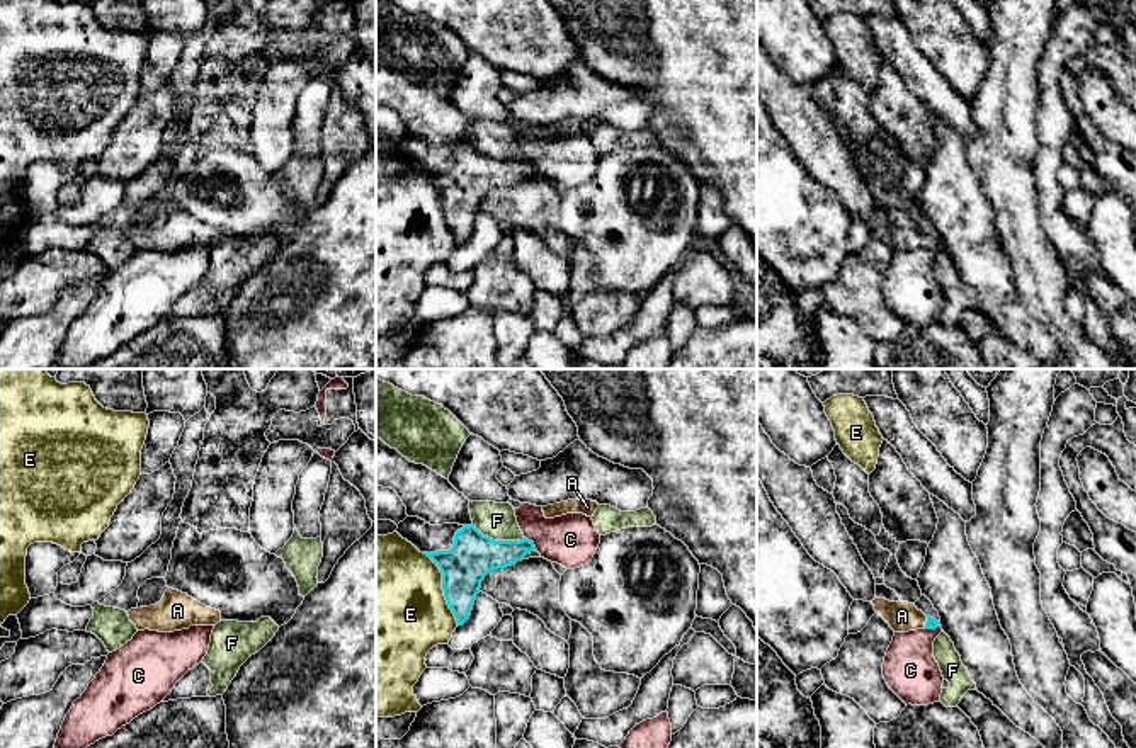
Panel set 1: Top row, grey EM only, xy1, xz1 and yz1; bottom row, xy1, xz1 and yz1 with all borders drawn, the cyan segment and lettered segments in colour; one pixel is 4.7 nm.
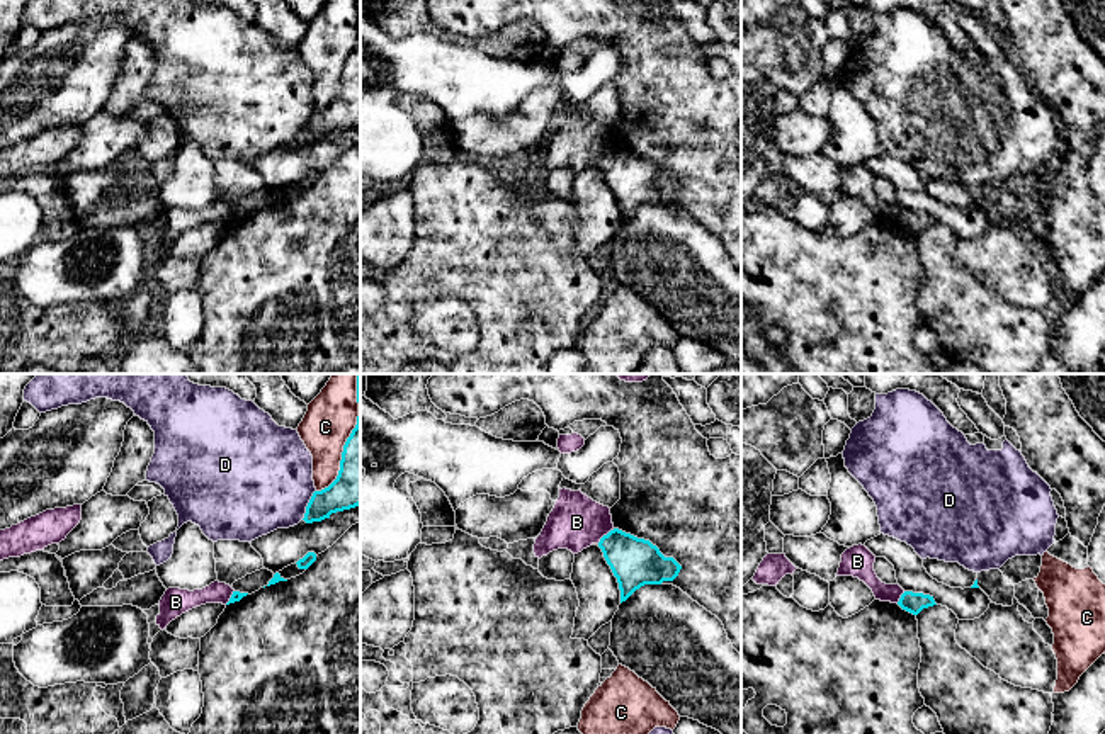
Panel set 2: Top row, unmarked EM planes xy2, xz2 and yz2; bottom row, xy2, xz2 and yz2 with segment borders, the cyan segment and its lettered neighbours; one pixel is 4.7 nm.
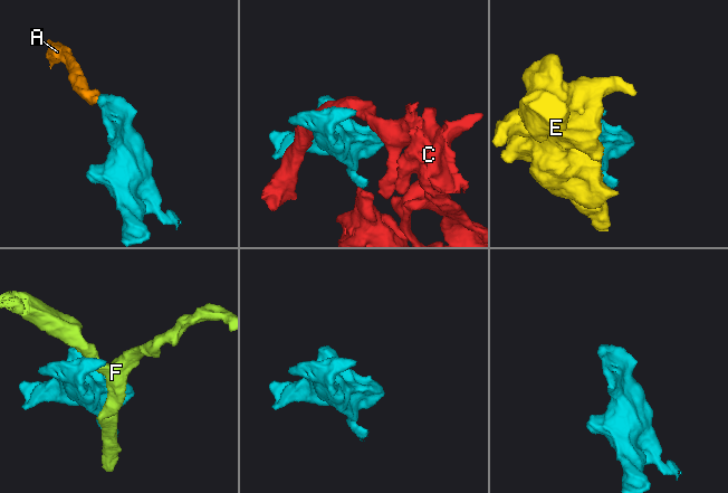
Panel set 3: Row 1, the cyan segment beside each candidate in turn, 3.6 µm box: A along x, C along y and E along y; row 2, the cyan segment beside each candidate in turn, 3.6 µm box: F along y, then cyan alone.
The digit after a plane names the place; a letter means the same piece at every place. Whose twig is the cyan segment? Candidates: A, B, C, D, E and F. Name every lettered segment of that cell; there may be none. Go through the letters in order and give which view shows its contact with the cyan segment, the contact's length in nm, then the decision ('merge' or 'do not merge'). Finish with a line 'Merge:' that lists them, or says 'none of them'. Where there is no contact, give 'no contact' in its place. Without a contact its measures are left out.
A: yz1 | 60 nm | merge
B: xz2 | 110 nm | do not merge
C: xy2 | 600 nm | do not merge
D: xy2 | 160 nm | do not merge
E: xz1 | 380 nm | do not merge
F: xz1 | 260 nm | do not merge
Merge: A

